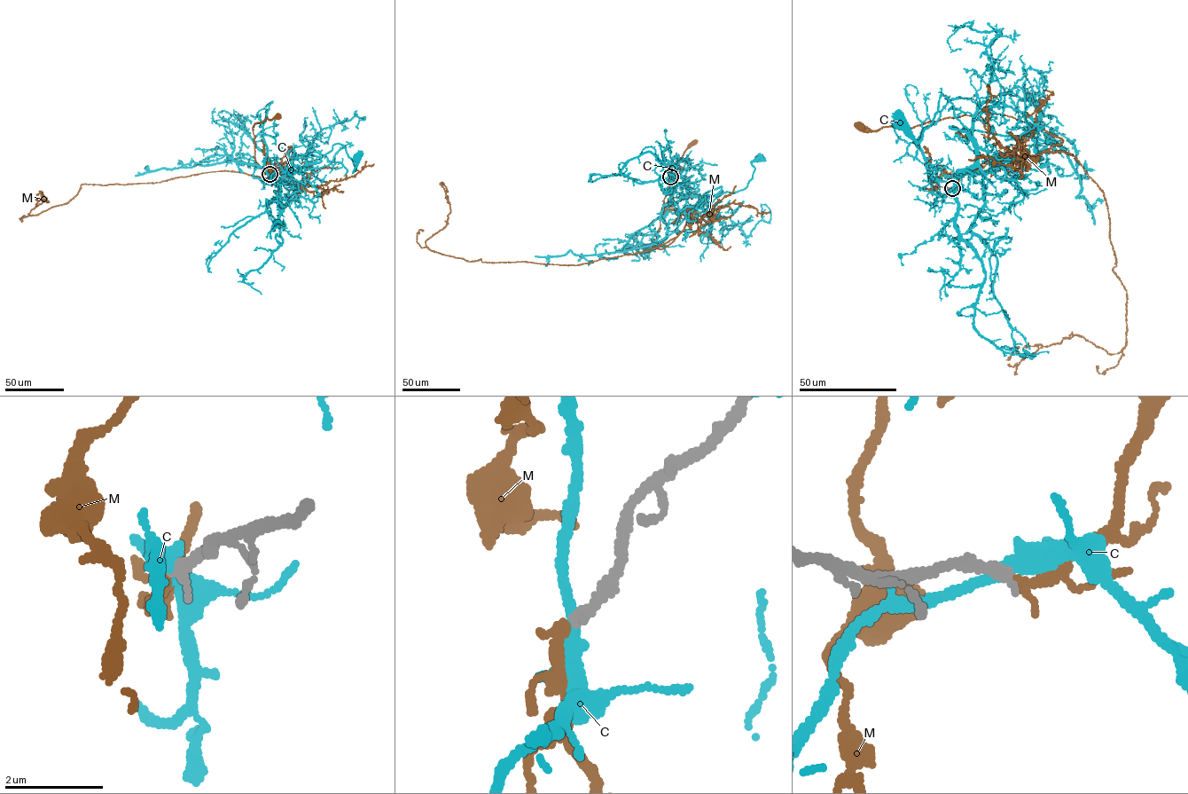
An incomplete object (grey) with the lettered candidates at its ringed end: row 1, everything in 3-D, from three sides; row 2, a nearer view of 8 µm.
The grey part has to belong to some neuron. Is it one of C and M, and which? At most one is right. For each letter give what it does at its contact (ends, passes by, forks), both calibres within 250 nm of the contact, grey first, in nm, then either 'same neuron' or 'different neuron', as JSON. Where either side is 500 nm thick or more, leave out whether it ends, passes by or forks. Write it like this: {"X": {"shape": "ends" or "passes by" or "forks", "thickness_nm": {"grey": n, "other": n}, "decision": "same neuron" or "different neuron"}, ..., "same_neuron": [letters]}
{"C": {"shape": "passes by", "thickness_nm": {"grey": 280, "other": 320}, "decision": "different neuron"}, "M": {"shape": "ends", "thickness_nm": {"grey": 260, "other": 260}, "decision": "same neuron"}, "same_neuron": ["M"]}

